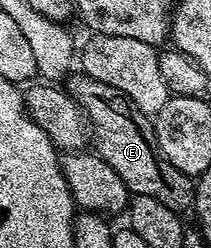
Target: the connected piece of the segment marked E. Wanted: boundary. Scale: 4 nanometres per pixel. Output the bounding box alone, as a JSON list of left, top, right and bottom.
[67,73,194,213]

